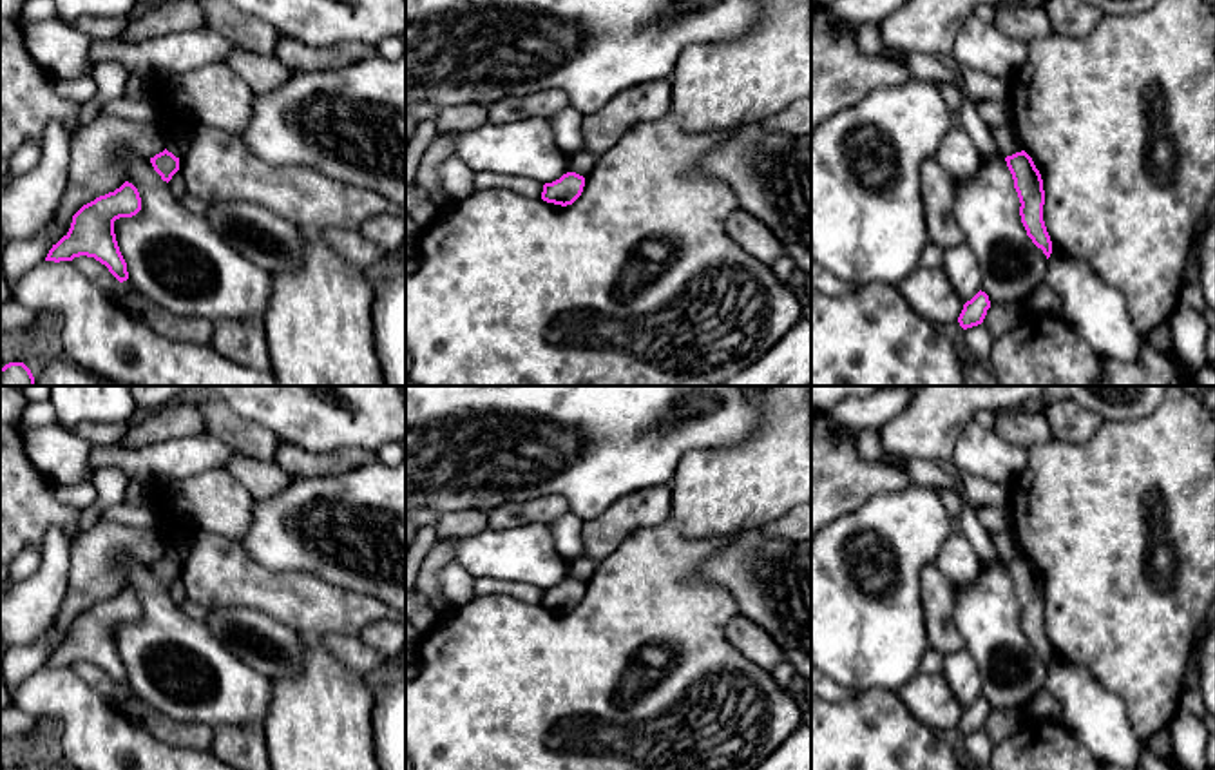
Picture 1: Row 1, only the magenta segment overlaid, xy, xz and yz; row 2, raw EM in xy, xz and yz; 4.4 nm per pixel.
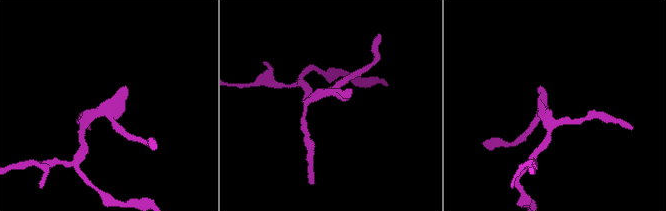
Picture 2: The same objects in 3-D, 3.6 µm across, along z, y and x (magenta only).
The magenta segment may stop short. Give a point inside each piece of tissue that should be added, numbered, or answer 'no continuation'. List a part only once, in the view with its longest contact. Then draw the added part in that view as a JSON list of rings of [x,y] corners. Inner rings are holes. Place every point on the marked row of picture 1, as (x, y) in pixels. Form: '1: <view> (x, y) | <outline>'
no continuation

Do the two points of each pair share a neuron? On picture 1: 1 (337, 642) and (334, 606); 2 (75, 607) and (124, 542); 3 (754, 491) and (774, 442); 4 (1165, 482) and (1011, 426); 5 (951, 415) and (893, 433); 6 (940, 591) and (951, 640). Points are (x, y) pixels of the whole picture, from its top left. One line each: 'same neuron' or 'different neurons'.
1: different neurons
2: same neuron
3: same neuron
4: different neurons
5: same neuron
6: same neuron

